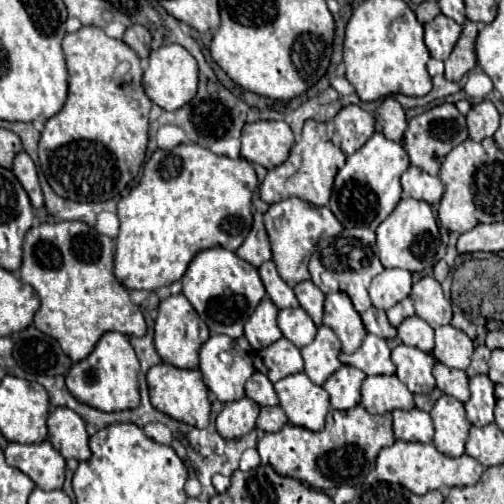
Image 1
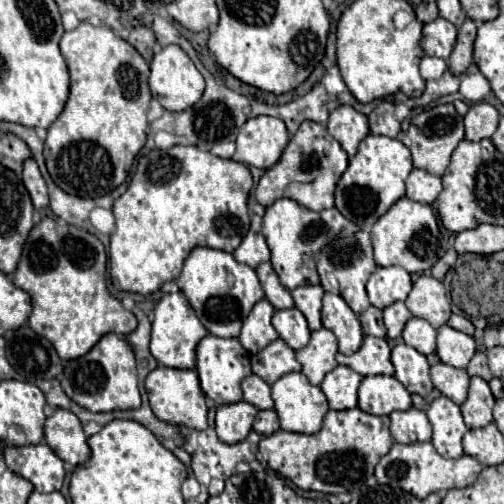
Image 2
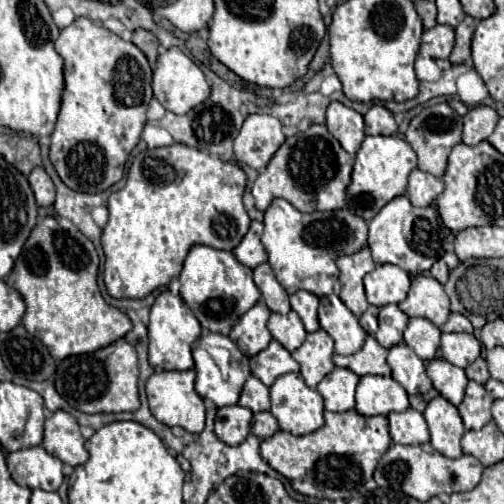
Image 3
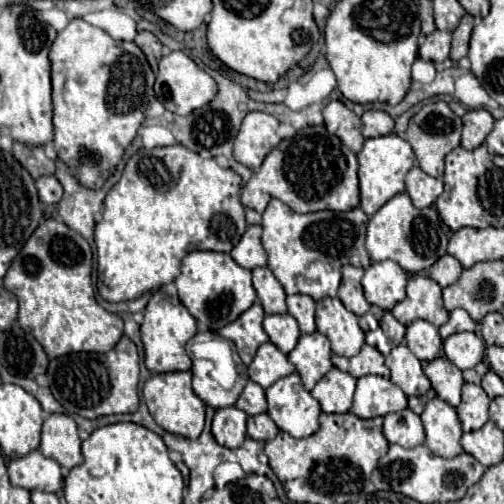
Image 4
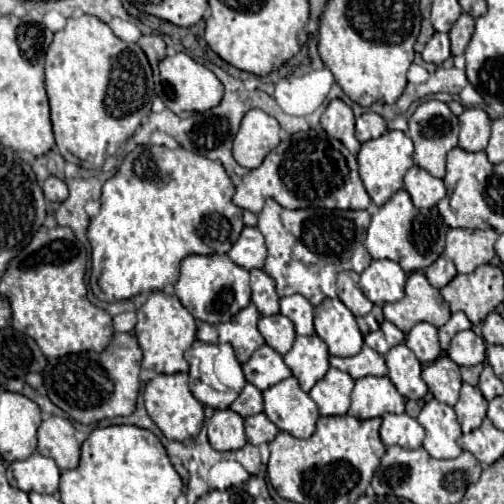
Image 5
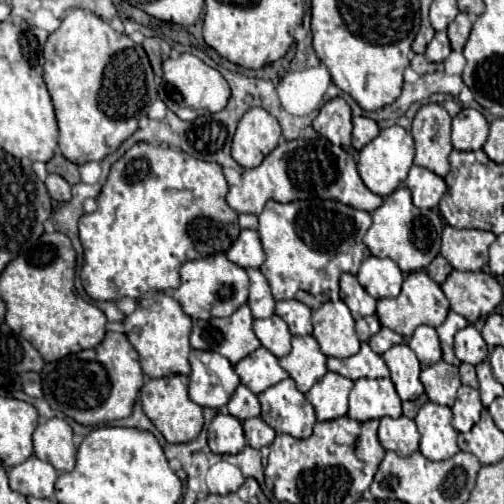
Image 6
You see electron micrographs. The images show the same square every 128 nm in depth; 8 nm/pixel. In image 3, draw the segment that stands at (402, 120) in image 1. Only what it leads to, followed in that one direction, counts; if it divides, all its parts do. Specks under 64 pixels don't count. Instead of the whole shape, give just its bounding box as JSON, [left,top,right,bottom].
[366,104,398,136]

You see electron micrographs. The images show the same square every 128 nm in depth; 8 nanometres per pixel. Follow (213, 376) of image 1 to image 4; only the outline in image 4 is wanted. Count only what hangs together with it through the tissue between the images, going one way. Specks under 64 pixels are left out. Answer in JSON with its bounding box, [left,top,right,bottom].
[192,348,248,408]

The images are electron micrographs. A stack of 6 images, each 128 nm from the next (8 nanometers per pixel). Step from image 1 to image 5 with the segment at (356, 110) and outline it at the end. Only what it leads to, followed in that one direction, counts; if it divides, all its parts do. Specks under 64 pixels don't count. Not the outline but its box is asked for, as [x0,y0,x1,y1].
[320,100,360,154]

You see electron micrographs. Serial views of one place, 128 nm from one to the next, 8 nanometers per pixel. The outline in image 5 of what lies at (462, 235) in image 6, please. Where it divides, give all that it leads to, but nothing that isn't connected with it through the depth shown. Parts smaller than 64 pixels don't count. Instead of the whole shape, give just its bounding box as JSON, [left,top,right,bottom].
[444,228,498,274]

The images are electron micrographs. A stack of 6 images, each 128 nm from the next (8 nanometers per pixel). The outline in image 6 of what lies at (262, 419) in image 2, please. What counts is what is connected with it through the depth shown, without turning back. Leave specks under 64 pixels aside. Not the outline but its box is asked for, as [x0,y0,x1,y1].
[242,418,276,448]

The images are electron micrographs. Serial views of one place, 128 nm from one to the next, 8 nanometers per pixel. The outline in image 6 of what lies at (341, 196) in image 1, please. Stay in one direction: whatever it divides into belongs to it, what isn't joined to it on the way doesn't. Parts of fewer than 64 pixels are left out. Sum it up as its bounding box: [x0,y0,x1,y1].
[358,126,414,198]

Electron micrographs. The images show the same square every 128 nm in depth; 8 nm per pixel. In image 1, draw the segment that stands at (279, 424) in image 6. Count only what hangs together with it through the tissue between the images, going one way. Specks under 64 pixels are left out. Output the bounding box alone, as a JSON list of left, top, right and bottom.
[274,372,330,430]

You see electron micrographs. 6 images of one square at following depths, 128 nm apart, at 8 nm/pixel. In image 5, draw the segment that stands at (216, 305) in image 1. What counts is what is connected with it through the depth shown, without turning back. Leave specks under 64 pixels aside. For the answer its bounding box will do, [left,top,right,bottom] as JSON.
[174,254,250,324]

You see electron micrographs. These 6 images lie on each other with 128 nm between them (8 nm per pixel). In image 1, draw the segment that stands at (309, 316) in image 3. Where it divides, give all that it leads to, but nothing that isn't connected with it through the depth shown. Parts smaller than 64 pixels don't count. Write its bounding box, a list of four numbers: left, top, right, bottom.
[294,280,324,326]

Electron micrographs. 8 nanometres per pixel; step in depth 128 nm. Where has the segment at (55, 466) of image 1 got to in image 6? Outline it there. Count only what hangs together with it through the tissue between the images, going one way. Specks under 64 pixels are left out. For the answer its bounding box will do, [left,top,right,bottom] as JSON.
[8,456,58,498]

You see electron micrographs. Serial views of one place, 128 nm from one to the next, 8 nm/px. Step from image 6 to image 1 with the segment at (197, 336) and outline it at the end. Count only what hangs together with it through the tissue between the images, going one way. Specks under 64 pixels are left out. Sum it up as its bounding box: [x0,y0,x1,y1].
[246,296,282,350]

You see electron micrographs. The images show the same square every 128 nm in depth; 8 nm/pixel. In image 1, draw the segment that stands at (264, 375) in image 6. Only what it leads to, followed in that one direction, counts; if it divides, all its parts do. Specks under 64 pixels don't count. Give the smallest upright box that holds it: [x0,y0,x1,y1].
[258,338,304,382]

